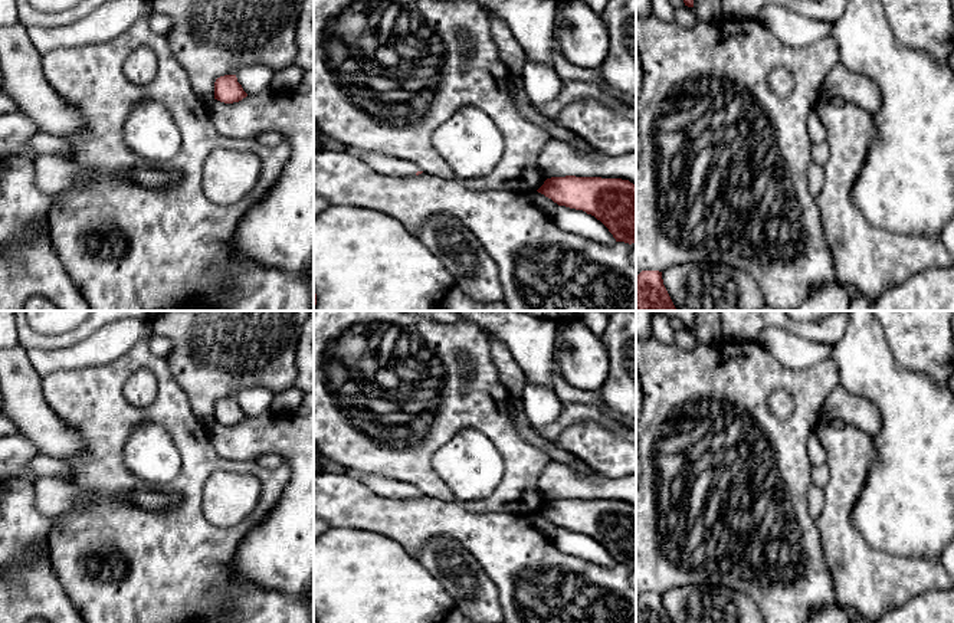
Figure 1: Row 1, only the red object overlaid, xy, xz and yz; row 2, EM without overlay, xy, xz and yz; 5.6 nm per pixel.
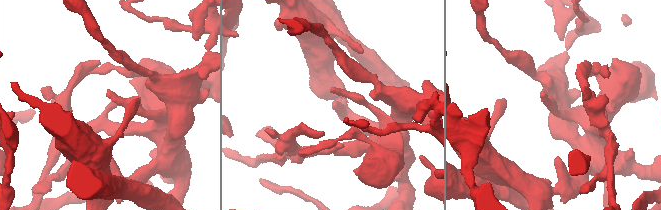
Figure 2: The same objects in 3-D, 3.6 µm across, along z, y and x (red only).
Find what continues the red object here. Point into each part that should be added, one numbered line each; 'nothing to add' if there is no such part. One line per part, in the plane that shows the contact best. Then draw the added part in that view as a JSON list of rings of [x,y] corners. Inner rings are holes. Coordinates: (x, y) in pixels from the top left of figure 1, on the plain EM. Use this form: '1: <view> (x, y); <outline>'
1: xz (383, 487); [[[351,470],[351,476],[378,496],[414,499],[417,494],[422,494],[420,489],[412,483],[374,473],[357,473]]]

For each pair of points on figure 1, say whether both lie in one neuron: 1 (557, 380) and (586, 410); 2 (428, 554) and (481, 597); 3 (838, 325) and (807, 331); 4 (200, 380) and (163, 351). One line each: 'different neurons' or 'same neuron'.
1: different neurons
2: same neuron
3: same neuron
4: different neurons

